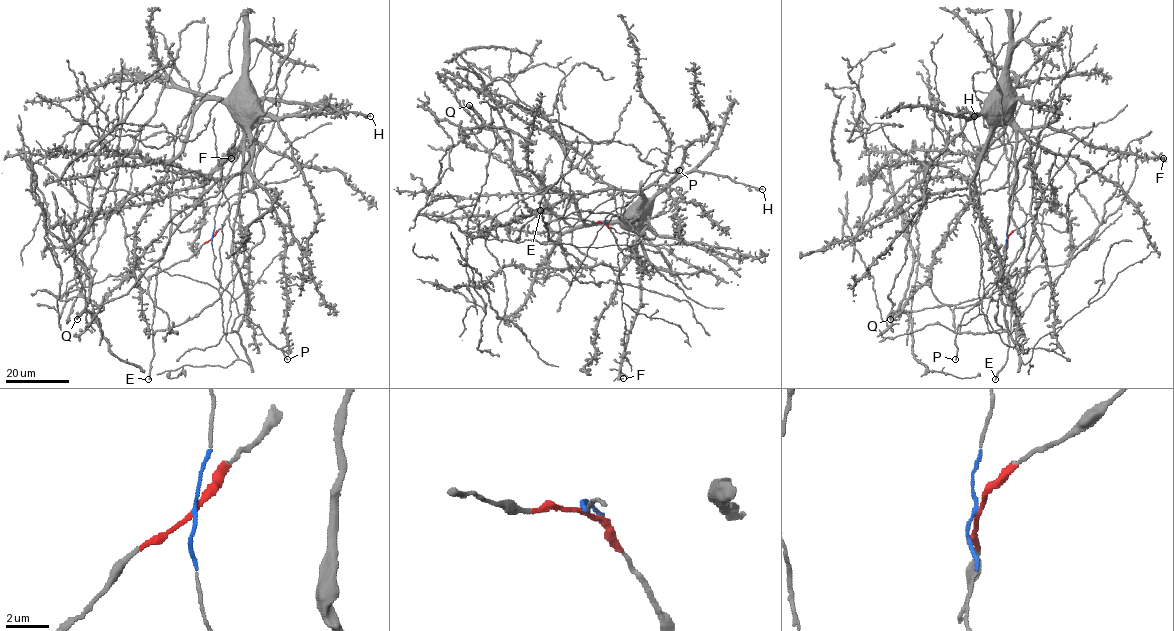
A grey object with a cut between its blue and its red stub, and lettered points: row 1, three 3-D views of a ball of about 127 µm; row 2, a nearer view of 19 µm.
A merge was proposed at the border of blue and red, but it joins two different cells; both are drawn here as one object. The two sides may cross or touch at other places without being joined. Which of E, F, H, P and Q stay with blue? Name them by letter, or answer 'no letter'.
F, H, P

